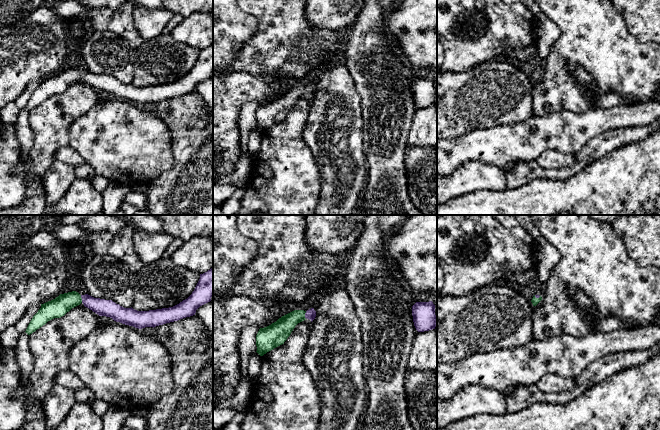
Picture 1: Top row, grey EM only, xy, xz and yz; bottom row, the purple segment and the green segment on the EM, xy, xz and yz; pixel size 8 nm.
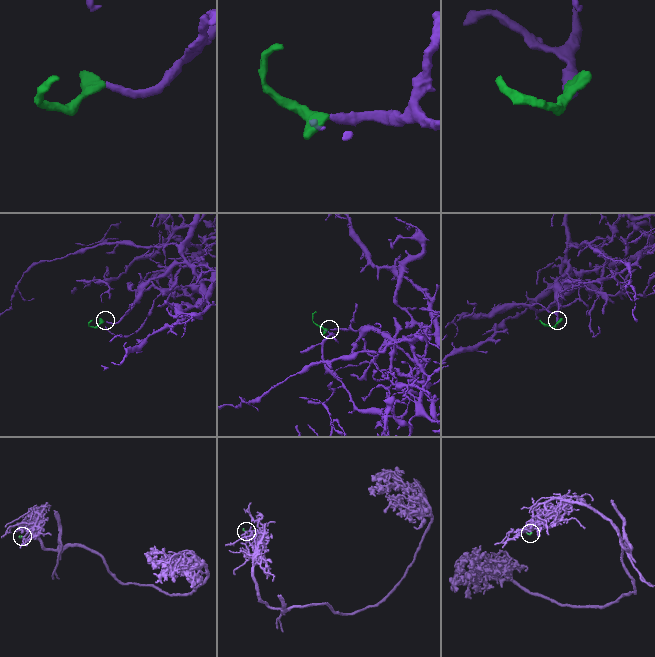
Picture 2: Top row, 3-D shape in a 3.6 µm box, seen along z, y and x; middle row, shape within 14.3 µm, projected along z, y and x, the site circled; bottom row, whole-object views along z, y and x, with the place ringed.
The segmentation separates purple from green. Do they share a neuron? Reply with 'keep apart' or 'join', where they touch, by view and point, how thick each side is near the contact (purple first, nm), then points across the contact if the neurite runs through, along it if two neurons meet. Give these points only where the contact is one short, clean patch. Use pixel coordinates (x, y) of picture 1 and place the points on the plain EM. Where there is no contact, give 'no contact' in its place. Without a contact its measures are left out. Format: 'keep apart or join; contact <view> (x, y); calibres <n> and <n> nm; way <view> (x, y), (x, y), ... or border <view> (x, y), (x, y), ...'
join; contact xy (82, 75); calibres 140 and 160 nm

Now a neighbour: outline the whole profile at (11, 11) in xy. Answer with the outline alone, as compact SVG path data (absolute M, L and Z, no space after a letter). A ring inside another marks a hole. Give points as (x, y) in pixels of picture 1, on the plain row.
M0 0L0 27L13 25L47 5L49 0Z

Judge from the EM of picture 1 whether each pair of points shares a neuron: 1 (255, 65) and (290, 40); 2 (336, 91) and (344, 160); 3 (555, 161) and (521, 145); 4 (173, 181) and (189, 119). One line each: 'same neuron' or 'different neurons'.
1: same neuron
2: same neuron
3: different neurons
4: same neuron

